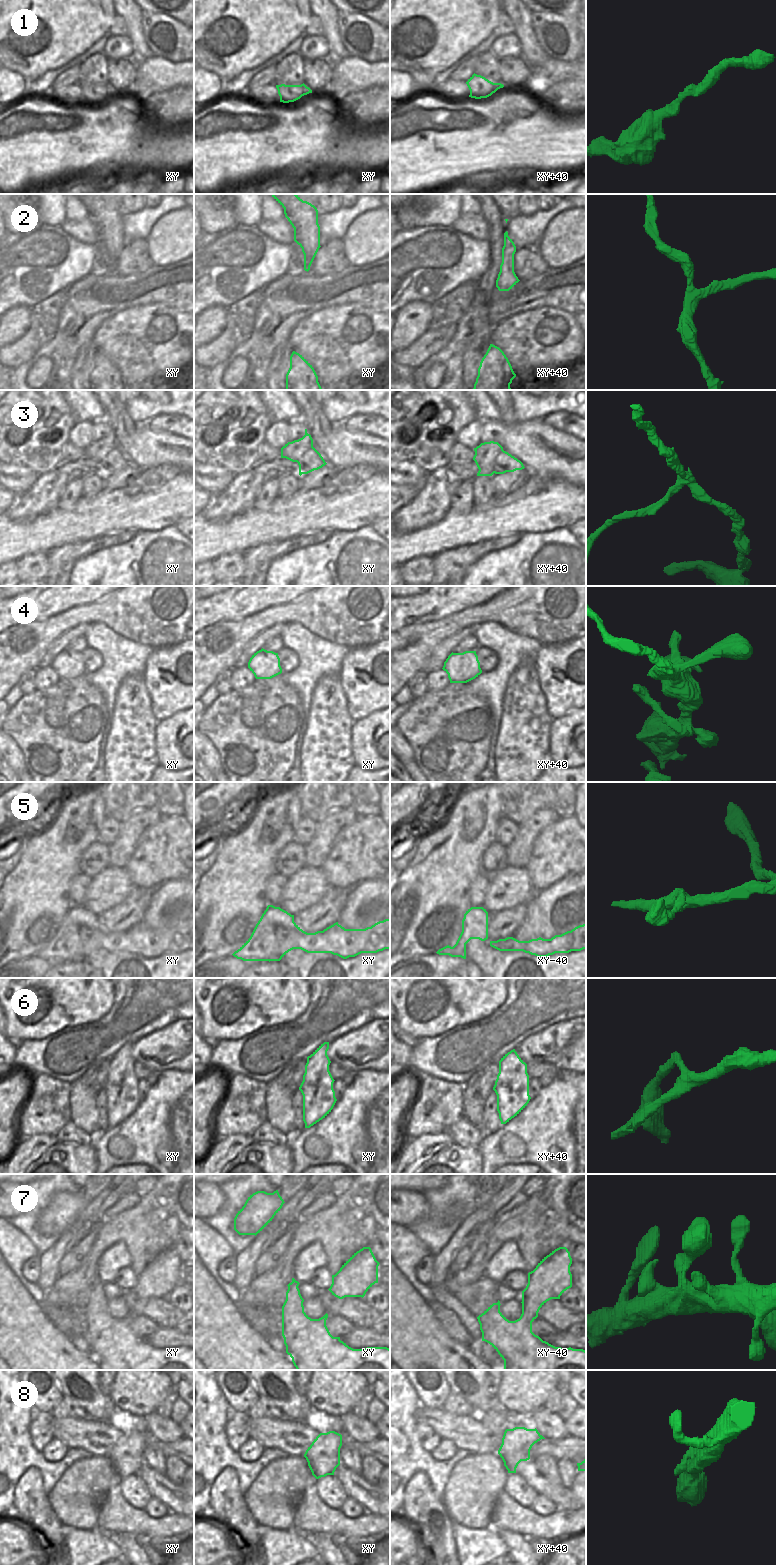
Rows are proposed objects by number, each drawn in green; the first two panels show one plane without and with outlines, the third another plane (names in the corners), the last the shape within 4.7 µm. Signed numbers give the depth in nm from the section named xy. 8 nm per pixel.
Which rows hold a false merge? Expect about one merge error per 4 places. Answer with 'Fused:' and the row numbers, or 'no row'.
Fused: 3.

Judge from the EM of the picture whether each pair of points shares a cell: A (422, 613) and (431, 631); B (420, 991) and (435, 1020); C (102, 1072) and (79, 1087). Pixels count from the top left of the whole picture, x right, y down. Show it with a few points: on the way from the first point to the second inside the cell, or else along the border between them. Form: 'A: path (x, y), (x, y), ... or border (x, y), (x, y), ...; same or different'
A: border (449, 614), (436, 620), (407, 624), (404, 627); different
B: path (427, 998), (431, 1013); same
C: border (79, 1079), (96, 1093); different

